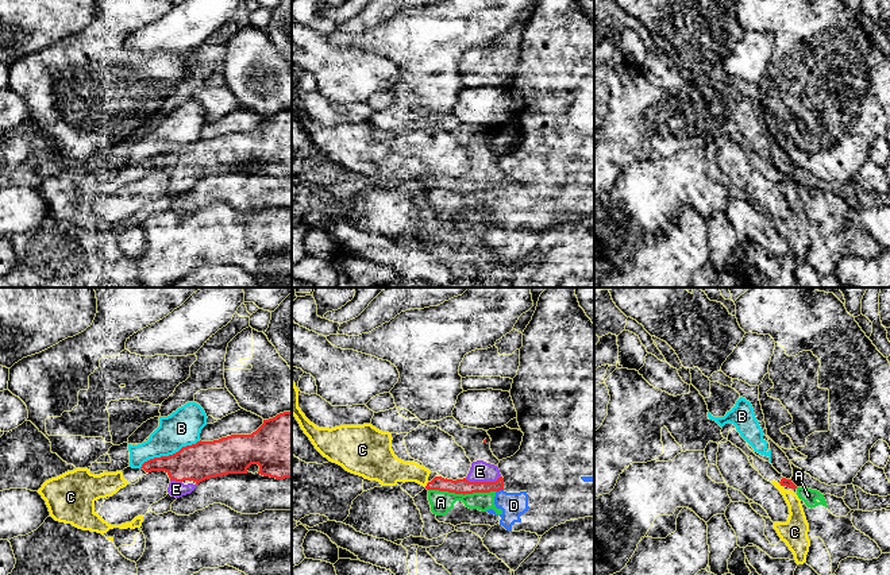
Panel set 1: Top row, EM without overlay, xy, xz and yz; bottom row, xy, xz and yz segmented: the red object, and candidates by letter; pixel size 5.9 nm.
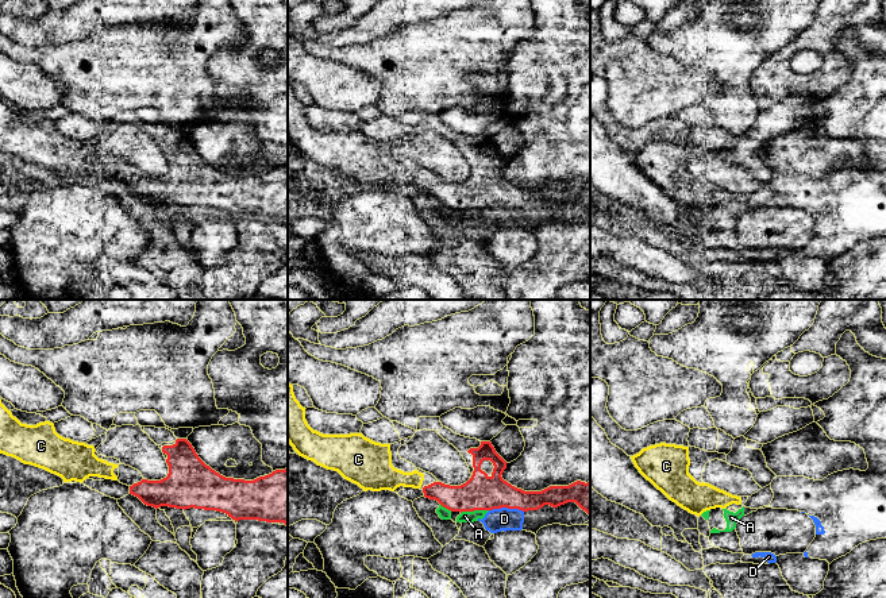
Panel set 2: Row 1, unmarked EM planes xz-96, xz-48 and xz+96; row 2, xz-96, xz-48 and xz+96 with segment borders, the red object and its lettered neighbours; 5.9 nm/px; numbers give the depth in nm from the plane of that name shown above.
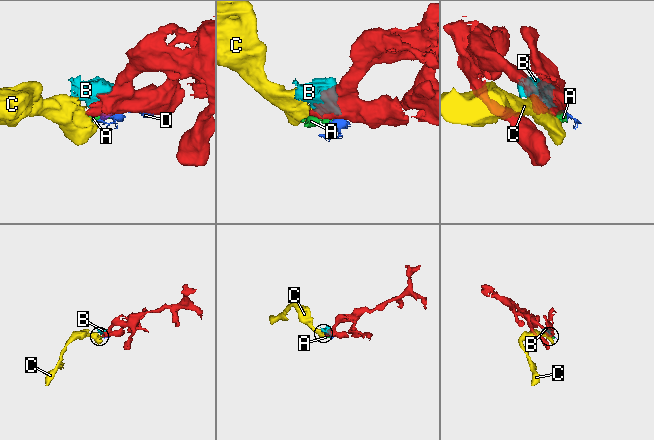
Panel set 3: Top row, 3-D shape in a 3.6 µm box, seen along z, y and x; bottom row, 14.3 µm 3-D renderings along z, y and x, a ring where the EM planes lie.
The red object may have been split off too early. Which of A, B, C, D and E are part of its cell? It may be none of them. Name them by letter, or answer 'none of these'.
C, E

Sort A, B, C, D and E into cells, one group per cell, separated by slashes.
A D / B / C E

